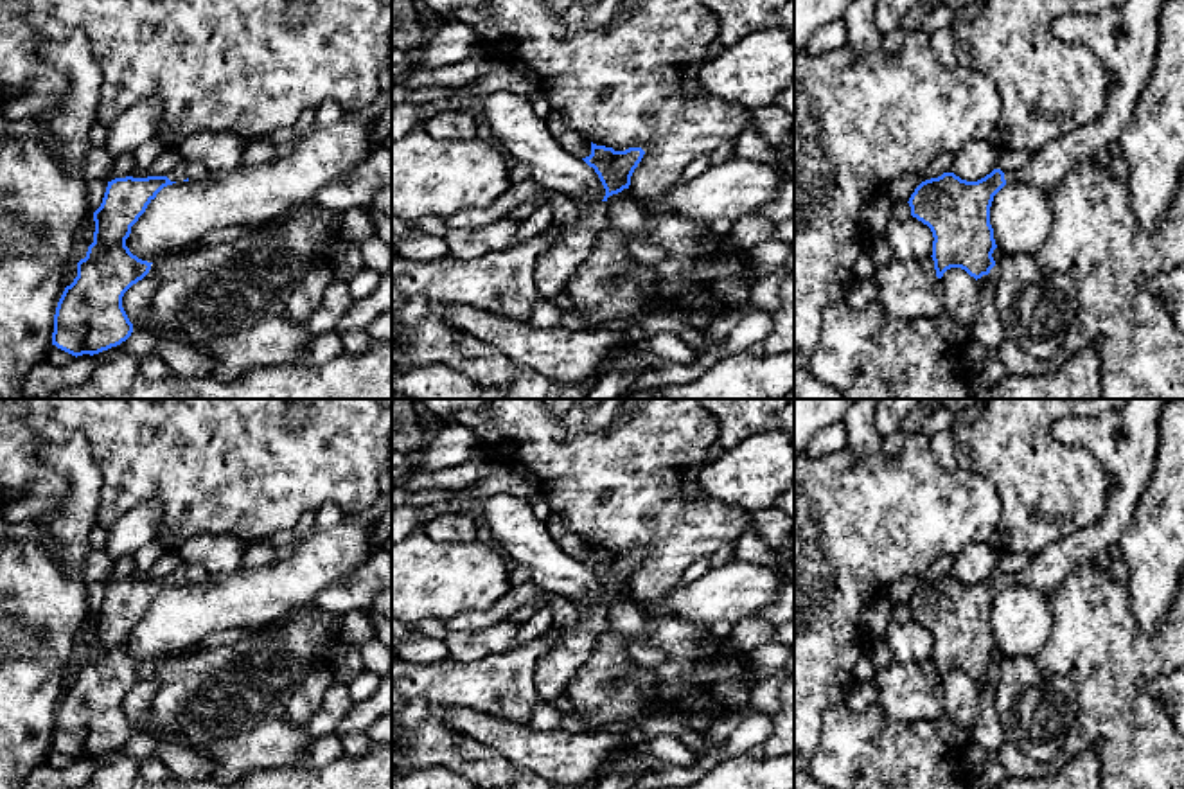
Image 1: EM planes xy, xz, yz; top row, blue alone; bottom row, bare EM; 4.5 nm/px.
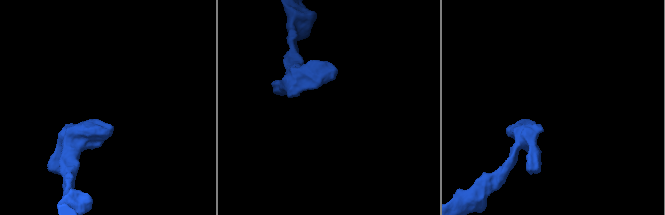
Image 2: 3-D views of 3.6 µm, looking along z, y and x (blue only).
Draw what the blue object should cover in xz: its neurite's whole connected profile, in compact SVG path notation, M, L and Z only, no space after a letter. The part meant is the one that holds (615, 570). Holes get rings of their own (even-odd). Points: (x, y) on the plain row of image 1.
M591 545L591 557L582 561L598 577L607 604L609 598L629 591L631 579L641 564L645 554L641 550L629 550L625 554L614 554L613 550L596 548Z

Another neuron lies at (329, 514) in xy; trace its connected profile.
M327 501L316 510L314 525L318 528L331 528L343 519L345 519L343 510L336 503Z

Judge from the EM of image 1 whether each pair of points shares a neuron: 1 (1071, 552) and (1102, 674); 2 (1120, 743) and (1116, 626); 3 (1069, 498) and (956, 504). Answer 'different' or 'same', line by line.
1: different
2: same
3: different

